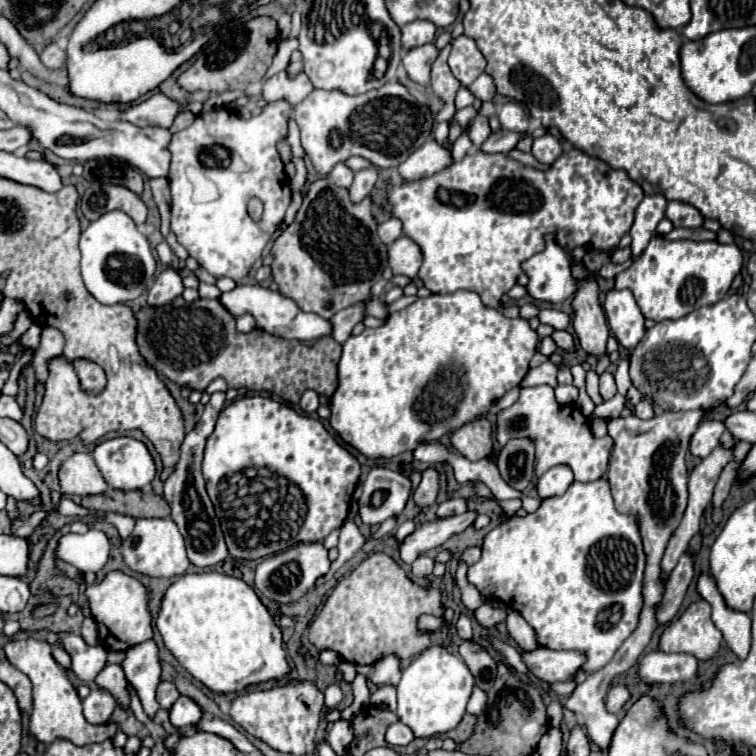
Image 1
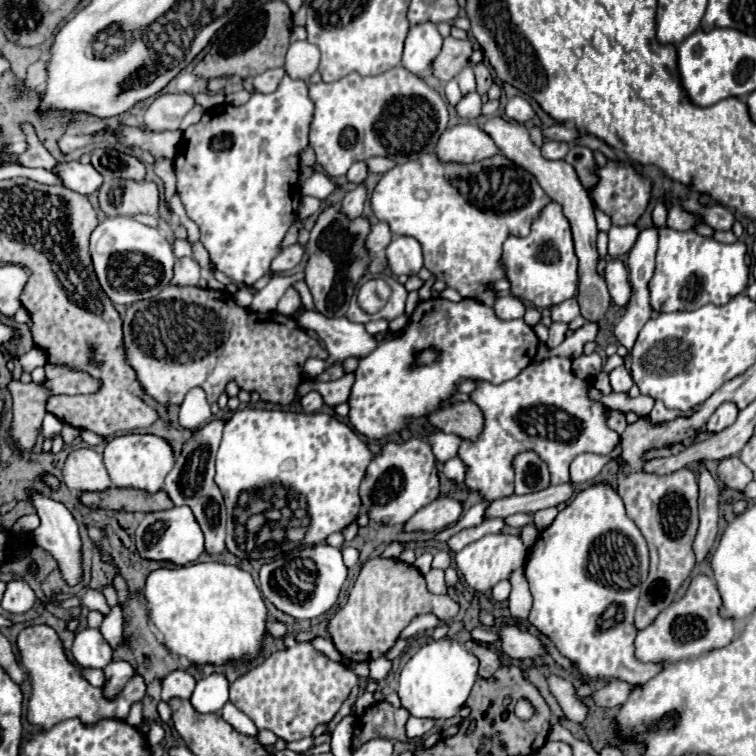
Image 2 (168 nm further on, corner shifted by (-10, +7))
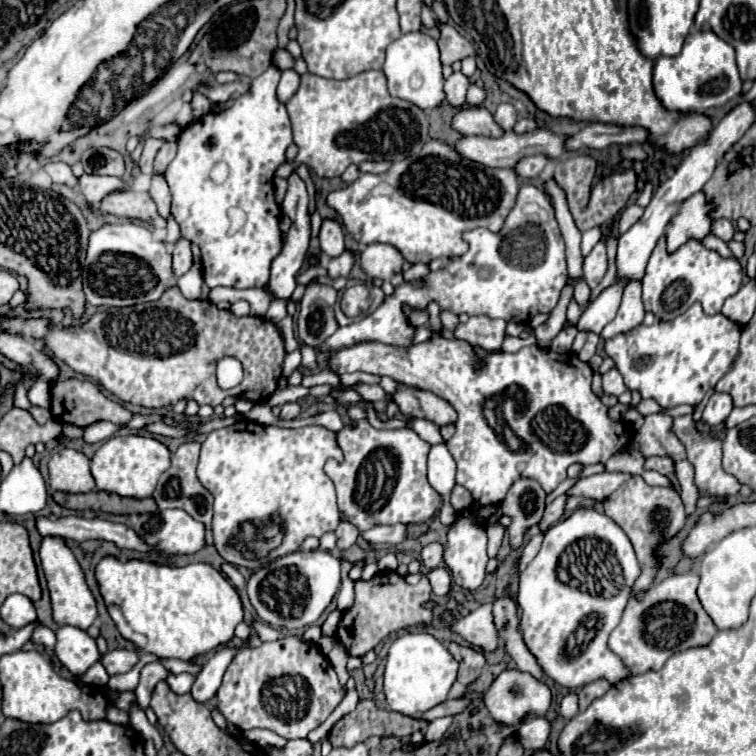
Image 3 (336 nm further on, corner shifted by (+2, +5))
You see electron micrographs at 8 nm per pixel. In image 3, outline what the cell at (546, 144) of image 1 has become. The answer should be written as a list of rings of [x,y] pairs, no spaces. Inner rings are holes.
[[[544,154],[526,156],[526,158],[522,158],[522,160],[518,162],[516,172],[518,172],[518,176],[522,176],[522,178],[534,178],[534,176],[538,176],[538,174],[544,170],[544,166],[546,166],[548,162],[550,162],[550,158],[544,156]]]

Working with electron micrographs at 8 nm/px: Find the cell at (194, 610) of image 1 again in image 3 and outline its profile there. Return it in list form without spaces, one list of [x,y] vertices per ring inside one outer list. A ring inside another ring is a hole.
[[[106,556],[96,566],[96,580],[100,584],[108,614],[116,622],[120,634],[134,642],[142,652],[154,654],[158,658],[180,658],[190,662],[198,656],[206,656],[218,646],[232,642],[234,628],[244,620],[242,600],[236,588],[210,564],[188,564],[184,568],[176,568],[142,560],[118,562],[118,558]]]

